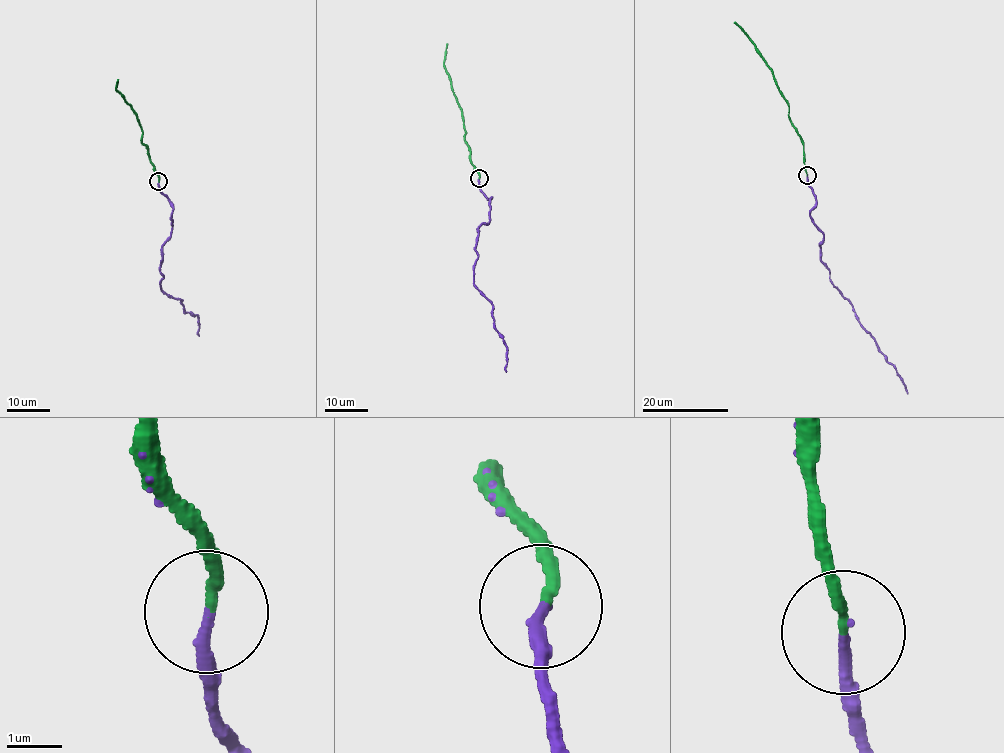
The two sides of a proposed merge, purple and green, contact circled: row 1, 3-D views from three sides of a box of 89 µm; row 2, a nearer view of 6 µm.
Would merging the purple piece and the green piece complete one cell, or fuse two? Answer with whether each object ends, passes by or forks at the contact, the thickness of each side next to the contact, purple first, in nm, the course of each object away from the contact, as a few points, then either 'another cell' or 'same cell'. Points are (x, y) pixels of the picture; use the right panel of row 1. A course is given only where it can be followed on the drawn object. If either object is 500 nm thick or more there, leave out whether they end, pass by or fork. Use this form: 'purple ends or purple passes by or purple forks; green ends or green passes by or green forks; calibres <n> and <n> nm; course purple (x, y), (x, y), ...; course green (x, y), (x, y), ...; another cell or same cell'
purple ends; green ends; calibres 200 and 180 nm; course purple (806, 174), (816, 199), (810, 218), (823, 233), (821, 262), (908, 393); course green (806, 174), (803, 143), (790, 120), (789, 104), (773, 72), (735, 22); same cell

